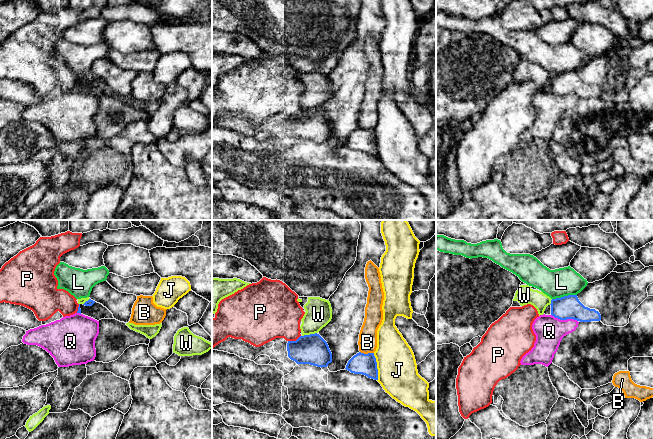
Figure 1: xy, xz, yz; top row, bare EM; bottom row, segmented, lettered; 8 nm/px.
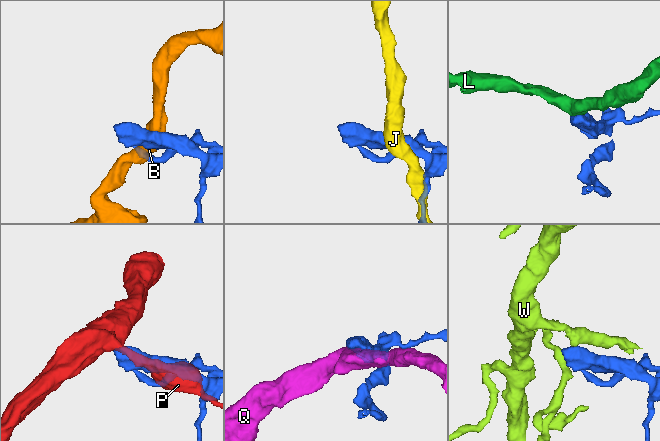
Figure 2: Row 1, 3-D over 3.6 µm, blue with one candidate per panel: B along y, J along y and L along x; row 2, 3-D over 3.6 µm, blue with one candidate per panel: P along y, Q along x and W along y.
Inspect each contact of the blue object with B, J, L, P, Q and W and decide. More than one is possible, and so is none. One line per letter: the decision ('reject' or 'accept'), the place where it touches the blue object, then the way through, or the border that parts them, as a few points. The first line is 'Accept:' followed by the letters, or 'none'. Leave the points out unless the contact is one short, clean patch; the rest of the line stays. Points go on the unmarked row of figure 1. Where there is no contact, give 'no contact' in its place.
Accept: none
B: reject; contact xz (368, 129)
J: reject; contact xz (376, 143)
L: reject; contact yz (564, 72); border yz (576, 70), (568, 70), (552, 75)
P: reject; contact xz (294, 117)
Q: reject; contact yz (564, 95); border yz (551, 90), (560, 95), (575, 95), (577, 97)
W: reject; contact xz (310, 110)

